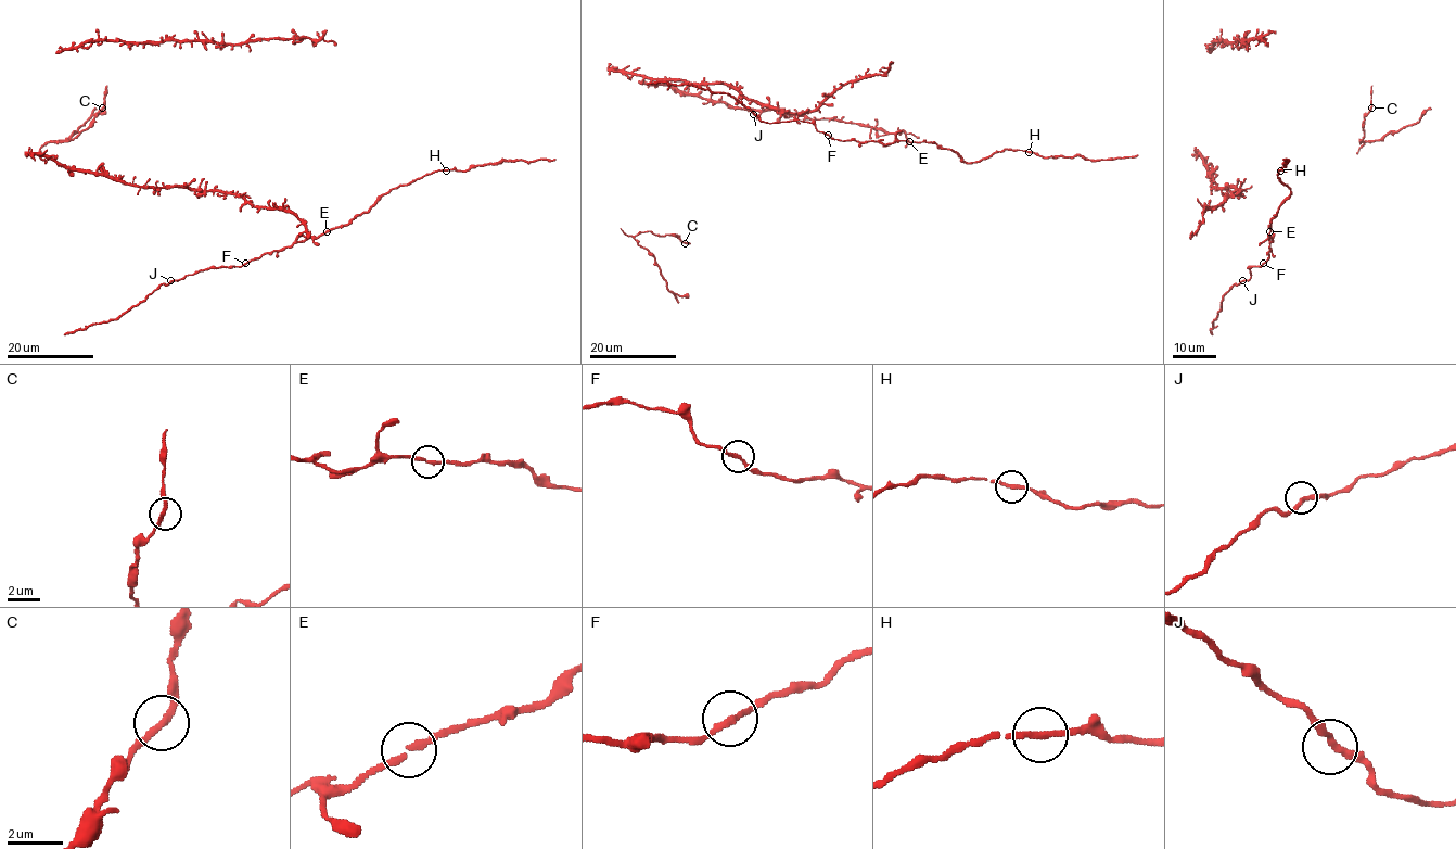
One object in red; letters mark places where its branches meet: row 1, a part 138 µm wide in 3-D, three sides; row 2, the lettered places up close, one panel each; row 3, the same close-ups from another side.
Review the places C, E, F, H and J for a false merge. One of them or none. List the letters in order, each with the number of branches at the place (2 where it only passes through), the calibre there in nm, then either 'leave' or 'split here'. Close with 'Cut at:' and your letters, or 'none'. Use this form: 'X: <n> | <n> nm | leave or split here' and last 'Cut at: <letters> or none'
C: 2 | 240 nm | leave
E: 2 | 200 nm | leave
F: 2 | 200 nm | leave
H: 2 | 220 nm | split here
J: 2 | 240 nm | leave
Cut at: H

